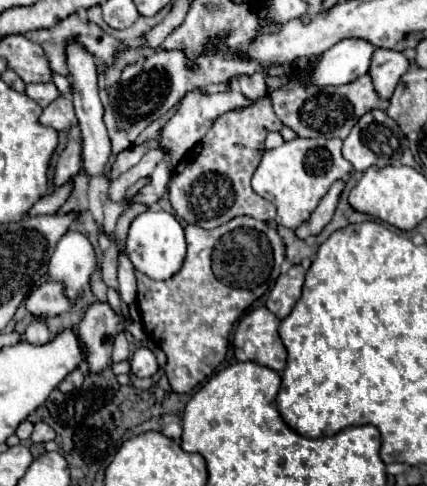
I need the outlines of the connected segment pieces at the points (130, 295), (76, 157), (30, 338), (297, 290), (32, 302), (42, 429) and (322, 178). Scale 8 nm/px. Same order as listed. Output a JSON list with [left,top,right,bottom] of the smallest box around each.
[[119,248,137,304],[53,142,81,188],[23,318,51,344],[265,264,305,320],[27,282,71,316],[31,422,55,442],[251,138,351,230]]

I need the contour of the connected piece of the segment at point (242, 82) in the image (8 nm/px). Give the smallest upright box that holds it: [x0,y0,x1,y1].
[239,74,267,100]

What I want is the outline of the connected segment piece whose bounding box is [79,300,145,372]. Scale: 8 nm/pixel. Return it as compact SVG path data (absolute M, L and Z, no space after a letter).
M95 300L79 322L79 340L87 350L87 364L91 372L101 372L109 366L113 338L119 332L131 332L145 340L145 332L139 324L129 324L123 314L117 314L109 302Z

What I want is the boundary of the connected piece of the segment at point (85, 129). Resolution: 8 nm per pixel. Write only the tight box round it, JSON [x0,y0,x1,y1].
[65,40,111,176]

